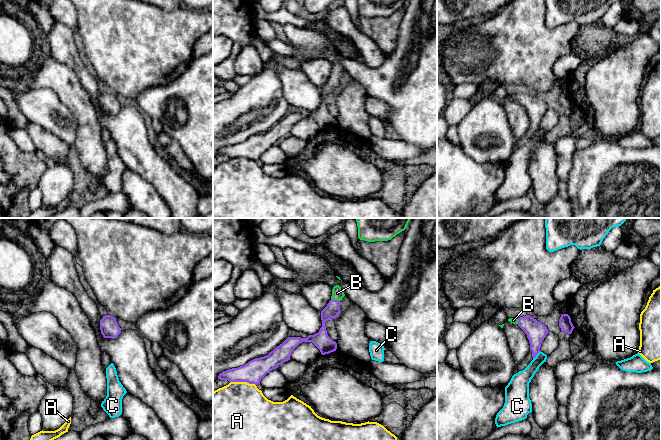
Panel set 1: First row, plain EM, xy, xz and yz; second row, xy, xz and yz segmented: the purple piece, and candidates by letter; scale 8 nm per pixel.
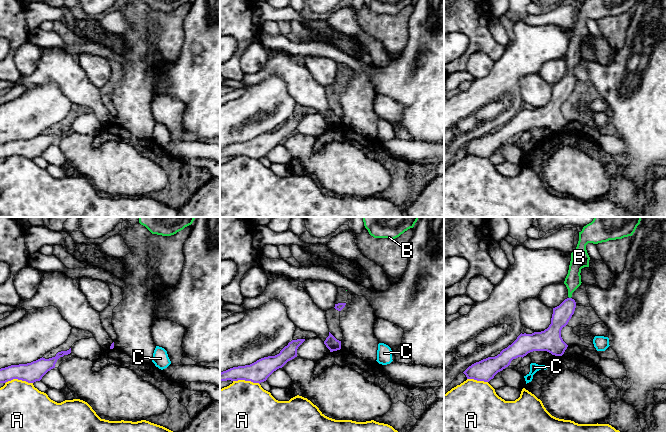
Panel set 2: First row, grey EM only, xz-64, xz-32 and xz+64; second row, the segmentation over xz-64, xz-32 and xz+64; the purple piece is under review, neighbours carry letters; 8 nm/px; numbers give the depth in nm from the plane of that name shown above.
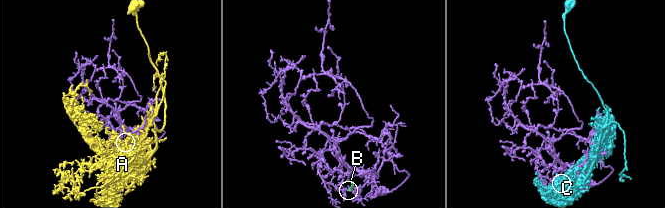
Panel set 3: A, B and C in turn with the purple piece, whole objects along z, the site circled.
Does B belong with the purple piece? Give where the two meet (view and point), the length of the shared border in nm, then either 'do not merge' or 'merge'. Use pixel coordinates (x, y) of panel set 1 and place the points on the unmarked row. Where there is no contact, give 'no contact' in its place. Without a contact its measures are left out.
meets purple in xz at (335, 76); contact 80 nm long; merge

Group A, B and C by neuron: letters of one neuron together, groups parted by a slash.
A / B / C

